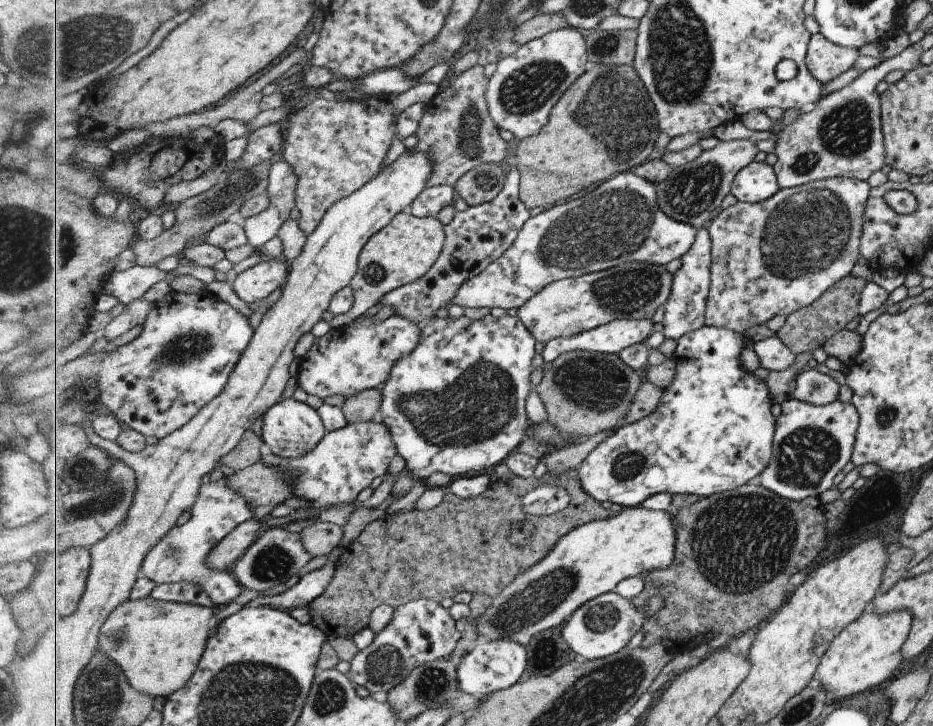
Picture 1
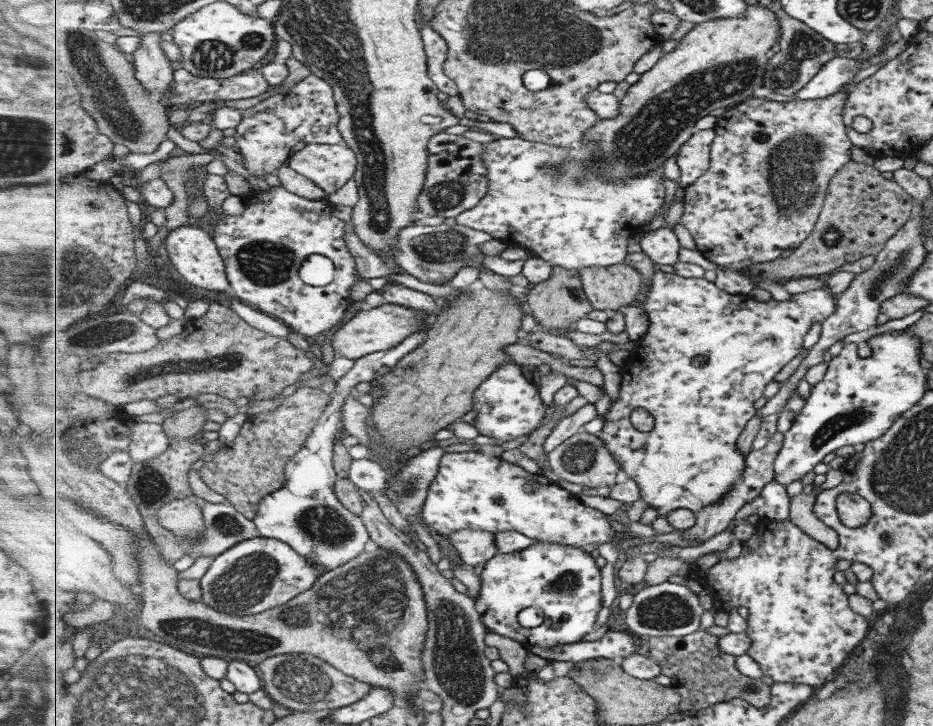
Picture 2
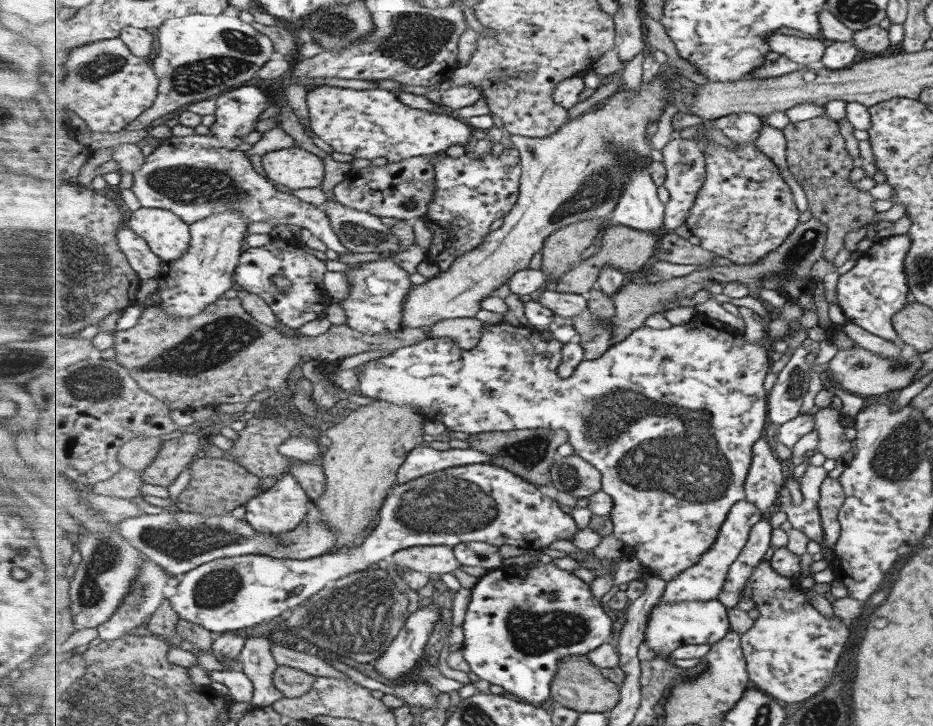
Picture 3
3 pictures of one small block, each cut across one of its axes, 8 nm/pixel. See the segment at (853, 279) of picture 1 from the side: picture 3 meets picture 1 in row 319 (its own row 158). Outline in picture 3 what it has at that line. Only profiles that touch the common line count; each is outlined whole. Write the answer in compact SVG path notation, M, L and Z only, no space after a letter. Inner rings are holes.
M815 116L811 120L790 122L783 128L783 132L786 136L787 165L795 172L796 180L807 196L812 218L817 218L827 226L822 248L823 260L833 263L835 255L844 246L843 236L866 226L875 216L871 204L876 199L867 194L867 191L858 190L856 183L847 179L853 168L853 159L845 151L837 122L825 116Z

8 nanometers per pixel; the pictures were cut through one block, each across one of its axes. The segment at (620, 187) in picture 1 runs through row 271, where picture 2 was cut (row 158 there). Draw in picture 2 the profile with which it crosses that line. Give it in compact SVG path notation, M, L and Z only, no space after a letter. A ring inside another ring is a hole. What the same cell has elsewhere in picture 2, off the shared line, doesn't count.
M495 138L485 144L485 164L489 167L489 192L481 203L455 218L456 223L491 234L509 247L526 249L533 255L569 271L583 268L610 268L627 259L627 238L649 222L665 204L667 186L662 169L653 169L637 177L605 181L594 172L597 166L597 143L589 141L559 147L517 138Z

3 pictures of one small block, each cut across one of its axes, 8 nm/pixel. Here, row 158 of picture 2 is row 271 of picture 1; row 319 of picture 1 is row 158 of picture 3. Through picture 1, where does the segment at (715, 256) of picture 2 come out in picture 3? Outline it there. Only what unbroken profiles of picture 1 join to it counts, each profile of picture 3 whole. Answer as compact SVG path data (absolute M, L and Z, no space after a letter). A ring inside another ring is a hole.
M711 141L705 146L706 181L701 192L697 193L686 226L700 239L705 250L725 256L734 264L756 264L785 243L799 226L801 216L793 198L793 190L781 176L779 166L757 148L755 141L751 143L735 141L734 144L735 146L723 146Z

